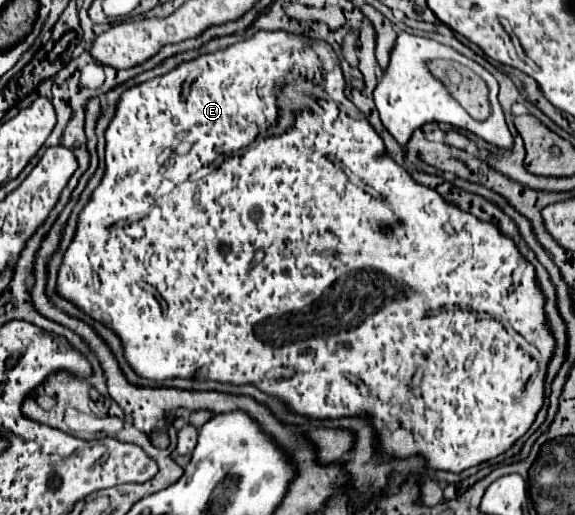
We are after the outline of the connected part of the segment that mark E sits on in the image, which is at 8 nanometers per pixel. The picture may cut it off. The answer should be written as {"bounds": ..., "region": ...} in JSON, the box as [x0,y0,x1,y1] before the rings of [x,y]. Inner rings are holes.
{"bounds":[56,30,556,474],"region":[[[262,30],[262,31],[259,31],[259,32],[257,32],[257,33],[256,33],[256,34],[255,34],[255,35],[254,35],[254,36],[252,36],[252,37],[251,37],[251,38],[248,38],[248,40],[242,40],[242,42],[238,42],[238,44],[232,44],[232,46],[228,46],[228,48],[224,48],[224,50],[216,50],[216,52],[210,52],[210,54],[202,54],[202,56],[198,56],[198,58],[196,58],[196,59],[194,59],[194,60],[190,60],[190,62],[182,62],[182,64],[178,64],[178,66],[176,66],[176,68],[174,68],[174,70],[170,70],[170,72],[168,72],[168,74],[164,74],[164,76],[158,76],[158,78],[154,78],[154,80],[146,80],[146,82],[142,82],[142,84],[138,84],[138,86],[132,86],[132,88],[128,88],[128,90],[124,90],[124,92],[122,92],[122,96],[120,96],[120,100],[118,100],[118,102],[116,102],[116,106],[114,106],[114,118],[112,118],[112,120],[110,120],[110,124],[108,124],[108,128],[106,128],[106,134],[104,134],[104,136],[106,136],[106,170],[104,170],[104,176],[102,176],[102,180],[100,180],[100,184],[98,184],[98,188],[96,188],[96,190],[94,190],[94,192],[92,192],[92,196],[90,196],[90,200],[88,200],[88,204],[86,204],[86,206],[84,206],[84,210],[82,210],[82,212],[80,212],[80,216],[78,216],[78,224],[76,224],[76,234],[74,234],[74,238],[72,238],[72,242],[70,242],[70,246],[68,246],[68,250],[66,250],[66,252],[64,252],[64,258],[62,258],[62,264],[60,264],[60,270],[58,270],[58,282],[56,282],[56,292],[58,292],[58,294],[60,294],[60,296],[64,296],[64,298],[66,298],[66,300],[70,300],[70,302],[72,302],[72,304],[74,304],[74,306],[76,306],[76,308],[78,308],[78,310],[82,310],[82,312],[84,312],[84,314],[88,314],[88,316],[90,316],[90,318],[94,318],[94,320],[98,320],[98,322],[102,322],[102,324],[104,324],[104,326],[106,326],[106,328],[110,328],[110,330],[112,330],[112,332],[116,332],[116,334],[118,334],[118,338],[120,338],[120,342],[122,342],[122,348],[124,348],[124,358],[126,358],[126,362],[128,362],[128,364],[130,364],[130,368],[132,368],[132,370],[134,370],[134,372],[136,372],[136,374],[138,374],[138,376],[140,376],[140,378],[148,378],[148,380],[154,380],[154,382],[164,382],[164,380],[170,380],[170,378],[192,378],[192,376],[198,376],[198,374],[200,374],[200,372],[210,372],[210,380],[216,380],[216,382],[228,382],[228,384],[234,384],[234,386],[242,386],[242,384],[252,384],[252,386],[256,386],[256,388],[258,388],[258,390],[260,390],[260,392],[264,392],[264,394],[268,394],[268,396],[274,396],[274,398],[278,398],[278,400],[280,400],[280,402],[282,402],[282,404],[284,404],[284,408],[286,408],[286,410],[290,410],[290,412],[294,412],[294,414],[298,414],[298,416],[304,416],[304,418],[310,418],[310,420],[338,420],[338,418],[352,418],[352,416],[368,416],[368,420],[370,420],[370,424],[372,424],[372,428],[374,428],[374,432],[376,432],[376,454],[378,454],[378,456],[384,456],[384,458],[410,458],[410,456],[422,456],[422,458],[424,458],[424,460],[426,460],[426,468],[430,468],[430,470],[444,470],[444,472],[454,472],[454,474],[460,474],[460,472],[464,472],[464,470],[468,470],[468,468],[472,468],[472,466],[478,466],[478,464],[482,464],[482,462],[486,462],[486,460],[492,460],[492,458],[496,458],[496,456],[500,456],[500,454],[504,454],[504,452],[506,452],[506,450],[510,450],[510,448],[512,448],[512,446],[514,446],[514,442],[516,442],[516,440],[518,440],[518,438],[522,438],[522,436],[524,436],[524,434],[526,434],[526,432],[528,432],[528,428],[530,428],[530,426],[532,426],[532,424],[534,424],[534,420],[536,420],[536,414],[538,414],[538,412],[540,412],[540,408],[542,408],[542,406],[544,406],[544,396],[546,396],[546,392],[544,392],[544,382],[546,382],[546,372],[548,372],[548,364],[550,364],[550,360],[552,360],[552,354],[554,354],[554,348],[556,348],[556,338],[554,338],[554,334],[552,334],[552,330],[550,330],[550,326],[548,326],[548,320],[546,320],[546,314],[544,314],[544,304],[546,304],[546,298],[544,298],[544,294],[542,294],[542,290],[540,290],[540,286],[538,286],[538,278],[536,278],[536,270],[534,270],[534,266],[532,266],[532,264],[530,264],[530,262],[528,262],[528,260],[526,260],[526,258],[524,258],[524,256],[522,256],[522,254],[520,254],[520,250],[518,250],[518,246],[516,246],[516,244],[514,244],[514,240],[512,240],[512,238],[510,238],[510,236],[506,236],[506,234],[504,234],[504,232],[502,232],[502,230],[500,230],[500,228],[498,228],[498,226],[496,226],[496,224],[492,224],[492,222],[482,222],[482,220],[478,220],[478,218],[476,218],[476,216],[474,216],[474,214],[470,214],[470,212],[464,212],[464,210],[460,210],[460,206],[458,206],[458,204],[454,204],[454,202],[448,202],[448,200],[444,200],[444,198],[442,198],[442,196],[440,196],[440,194],[438,194],[438,192],[436,192],[436,190],[432,190],[432,188],[426,188],[426,186],[422,186],[422,184],[418,184],[418,182],[416,182],[416,180],[414,180],[414,178],[412,178],[412,176],[410,176],[410,174],[408,174],[408,172],[406,172],[406,170],[404,170],[404,168],[402,168],[402,166],[398,166],[398,164],[396,164],[396,162],[394,162],[394,160],[392,160],[392,158],[390,158],[390,156],[388,156],[388,154],[386,154],[386,148],[384,148],[384,144],[382,144],[382,138],[380,138],[380,134],[376,134],[376,130],[374,130],[374,128],[372,128],[372,126],[370,126],[370,124],[368,124],[368,118],[366,118],[366,116],[364,116],[364,114],[362,114],[362,112],[360,112],[360,110],[358,110],[358,108],[356,108],[356,106],[354,106],[354,104],[352,104],[352,102],[350,102],[350,100],[348,100],[348,98],[346,98],[346,94],[344,94],[344,88],[346,88],[346,82],[344,82],[344,72],[342,72],[342,68],[340,68],[340,60],[338,60],[338,56],[336,56],[336,54],[334,54],[334,50],[332,50],[332,46],[330,46],[330,44],[328,44],[328,42],[320,42],[320,40],[312,40],[312,38],[308,38],[308,36],[304,36],[304,34],[288,34],[288,32],[284,32],[284,30],[274,30],[274,31],[273,31],[273,32],[269,32],[269,31],[264,31],[264,30]],[[186,76],[196,76],[196,77],[195,77],[195,78],[194,78],[194,80],[192,80],[192,82],[191,82],[191,83],[190,83],[190,85],[189,85],[189,88],[188,88],[188,80],[186,80],[186,84],[184,84],[184,90],[182,90],[182,88],[180,88],[180,84],[182,84],[182,80],[184,80],[184,78],[186,78]],[[295,77],[298,77],[298,78],[304,78],[304,80],[312,80],[312,82],[314,82],[314,83],[318,83],[318,84],[320,84],[320,86],[322,86],[322,88],[324,88],[324,92],[326,92],[326,94],[324,94],[324,96],[326,96],[326,100],[324,100],[324,104],[322,104],[322,106],[324,106],[324,110],[326,110],[326,112],[324,112],[324,114],[322,114],[322,116],[318,116],[318,114],[314,114],[314,112],[312,112],[312,110],[307,110],[307,109],[304,109],[304,110],[301,110],[301,111],[299,111],[299,112],[298,112],[298,113],[296,113],[296,115],[295,115],[295,117],[294,117],[294,125],[293,125],[293,126],[292,126],[292,127],[291,127],[291,128],[290,128],[290,130],[288,130],[288,132],[284,132],[284,134],[272,134],[272,136],[266,136],[266,138],[264,138],[264,140],[262,140],[262,142],[258,142],[258,144],[256,144],[256,146],[252,146],[252,142],[254,142],[254,140],[256,140],[256,138],[258,138],[258,136],[260,136],[260,134],[262,134],[262,132],[264,132],[264,130],[266,130],[266,128],[268,128],[268,126],[270,126],[270,124],[274,124],[274,122],[277,122],[277,114],[278,114],[278,103],[277,103],[277,101],[276,101],[276,100],[275,100],[275,97],[274,97],[274,90],[273,90],[273,85],[274,85],[274,86],[275,86],[275,84],[276,84],[276,83],[275,83],[275,81],[280,81],[280,83],[279,83],[279,84],[277,84],[277,86],[279,86],[279,87],[283,87],[283,79],[284,79],[284,87],[288,87],[288,85],[289,85],[289,84],[290,84],[290,82],[291,82],[291,81],[292,81],[292,80],[293,80],[293,79],[294,79],[294,78],[295,78]],[[166,90],[182,90],[182,94],[180,94],[180,98],[178,98],[178,102],[176,102],[176,118],[174,118],[174,116],[172,116],[172,120],[170,120],[170,126],[166,126]],[[202,166],[210,166],[210,168],[212,168],[212,172],[208,172],[208,174],[204,174],[204,176],[202,176],[202,174],[196,174],[196,172],[198,172],[198,170],[200,170],[200,168],[202,168]],[[220,244],[232,244],[232,248],[230,248],[230,252],[228,252],[228,254],[226,254],[226,256],[224,256],[224,254],[220,254],[220,252],[218,252],[218,246],[220,246]],[[258,248],[262,248],[262,250],[264,250],[264,252],[266,252],[266,256],[264,256],[264,260],[262,260],[262,262],[260,262],[260,264],[258,264],[258,266],[256,266],[256,268],[252,268],[252,270],[250,270],[250,260],[252,260],[252,256],[254,256],[254,250],[258,250]],[[342,258],[350,258],[350,264],[354,264],[354,262],[360,262],[360,268],[354,268],[354,266],[346,266],[346,262],[342,262]]]}

